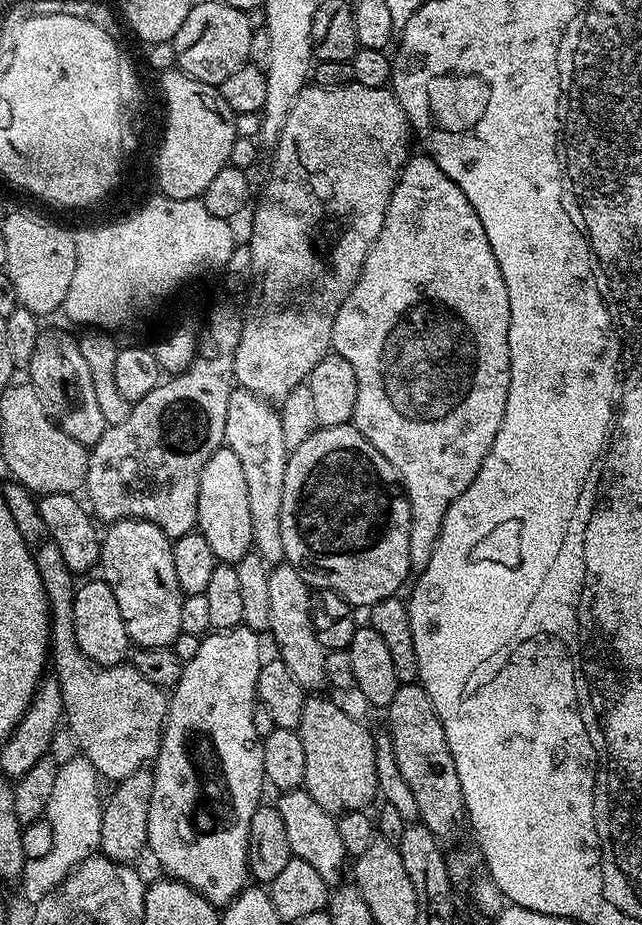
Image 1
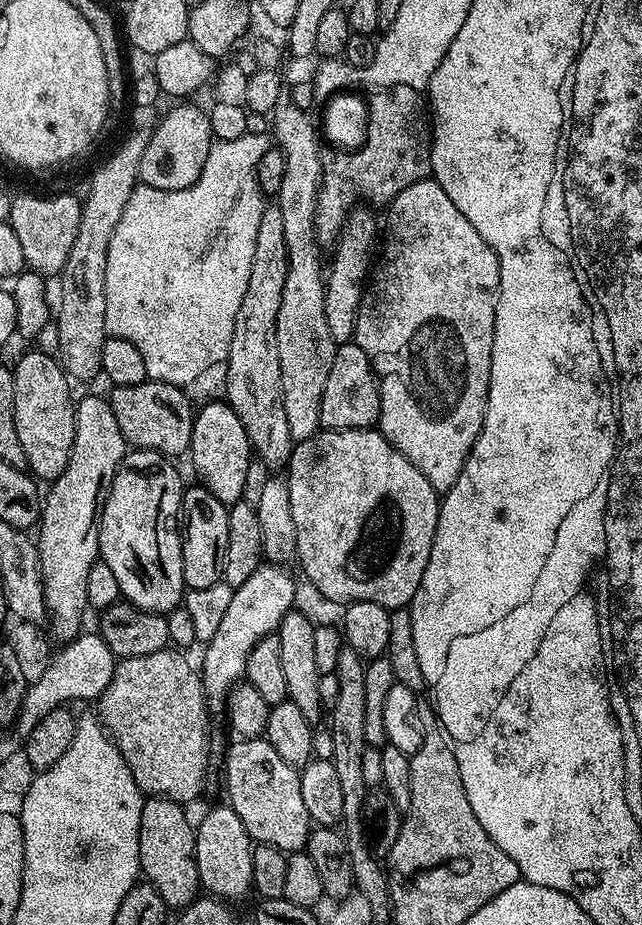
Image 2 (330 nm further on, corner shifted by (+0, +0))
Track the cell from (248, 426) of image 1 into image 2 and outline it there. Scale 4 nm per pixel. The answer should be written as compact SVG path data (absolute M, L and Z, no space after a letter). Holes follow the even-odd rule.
M272 202L265 207L262 222L258 222L258 239L254 241L254 263L250 265L250 286L246 286L242 306L238 306L238 318L234 322L234 334L226 361L226 369L228 368L226 402L234 410L234 414L242 418L242 426L246 426L248 441L251 442L255 455L272 470L280 470L287 465L294 447L290 425L286 423L286 406L282 402L282 370L278 366L278 338L276 337L278 306L282 306L282 286L286 286L287 273L288 247L286 230L282 222L282 210L279 203Z

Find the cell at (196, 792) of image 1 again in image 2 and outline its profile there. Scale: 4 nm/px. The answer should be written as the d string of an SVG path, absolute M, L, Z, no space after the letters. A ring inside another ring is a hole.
M261 562L258 570L232 590L230 606L218 626L218 634L207 641L204 652L204 668L202 664L202 679L207 696L209 709L223 709L226 697L237 684L244 680L246 658L250 658L250 650L264 636L270 636L279 628L282 618L293 611L296 600L296 580L288 573L287 567L271 562Z

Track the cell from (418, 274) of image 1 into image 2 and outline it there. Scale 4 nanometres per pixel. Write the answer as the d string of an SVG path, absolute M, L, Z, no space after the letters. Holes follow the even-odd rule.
M434 178L414 182L414 186L406 186L398 195L393 196L387 205L388 225L383 225L382 232L388 237L384 240L384 257L380 260L380 269L375 269L366 291L360 298L360 309L356 312L356 331L354 343L362 350L366 350L366 358L370 358L372 369L376 371L380 379L380 418L378 430L391 442L394 450L398 450L434 486L437 494L443 494L451 490L454 482L458 482L458 474L464 469L464 459L470 454L470 450L476 445L478 434L484 428L484 415L488 409L488 387L490 386L490 366L492 365L492 351L494 350L494 322L496 321L496 294L500 291L500 263L496 252L466 222L466 214L450 202L446 190Z

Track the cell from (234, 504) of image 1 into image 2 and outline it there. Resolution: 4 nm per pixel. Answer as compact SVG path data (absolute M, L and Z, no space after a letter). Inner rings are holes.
M223 399L212 400L209 404L202 405L201 408L199 405L198 411L193 415L191 456L192 464L196 467L197 474L200 475L199 483L206 490L210 490L210 494L214 494L214 498L218 498L229 506L243 500L246 470L253 459L254 449L251 442L248 441L246 426L242 426L242 418L238 418L238 414L234 414L234 410Z

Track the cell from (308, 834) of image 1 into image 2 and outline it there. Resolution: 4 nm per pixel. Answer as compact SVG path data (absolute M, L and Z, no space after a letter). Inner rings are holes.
M268 740L233 741L224 756L224 784L228 787L226 800L234 814L242 818L242 826L246 826L256 844L269 844L285 854L305 851L314 825L302 802L299 771L282 762Z

